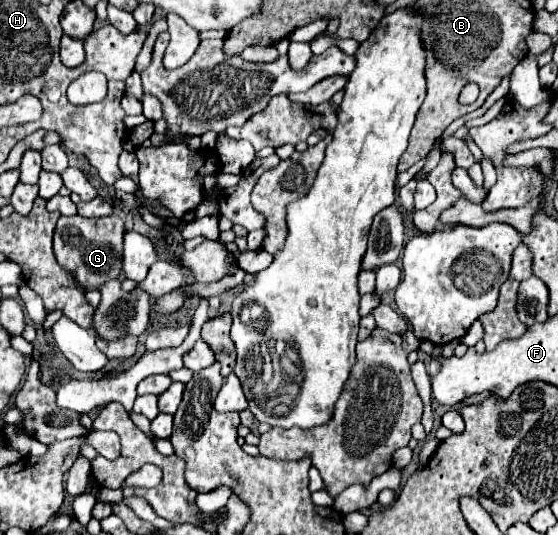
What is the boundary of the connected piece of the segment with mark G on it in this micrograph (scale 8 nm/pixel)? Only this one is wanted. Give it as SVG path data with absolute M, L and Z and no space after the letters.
M80 215L60 217L54 231L56 261L74 275L84 289L100 289L110 279L122 275L122 219L118 215L86 219Z

